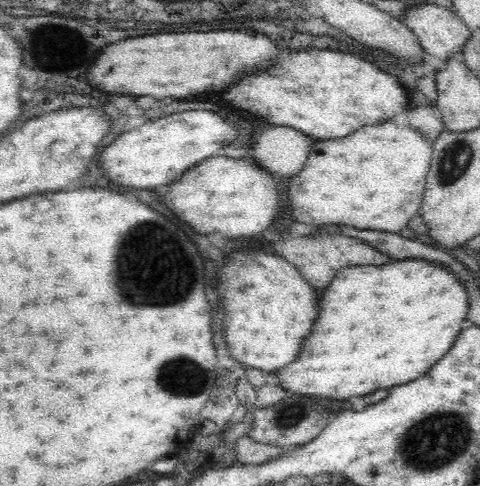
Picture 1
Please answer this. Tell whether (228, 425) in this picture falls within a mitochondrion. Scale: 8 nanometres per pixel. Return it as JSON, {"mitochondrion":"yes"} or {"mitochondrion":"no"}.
{"mitochondrion":"no"}

